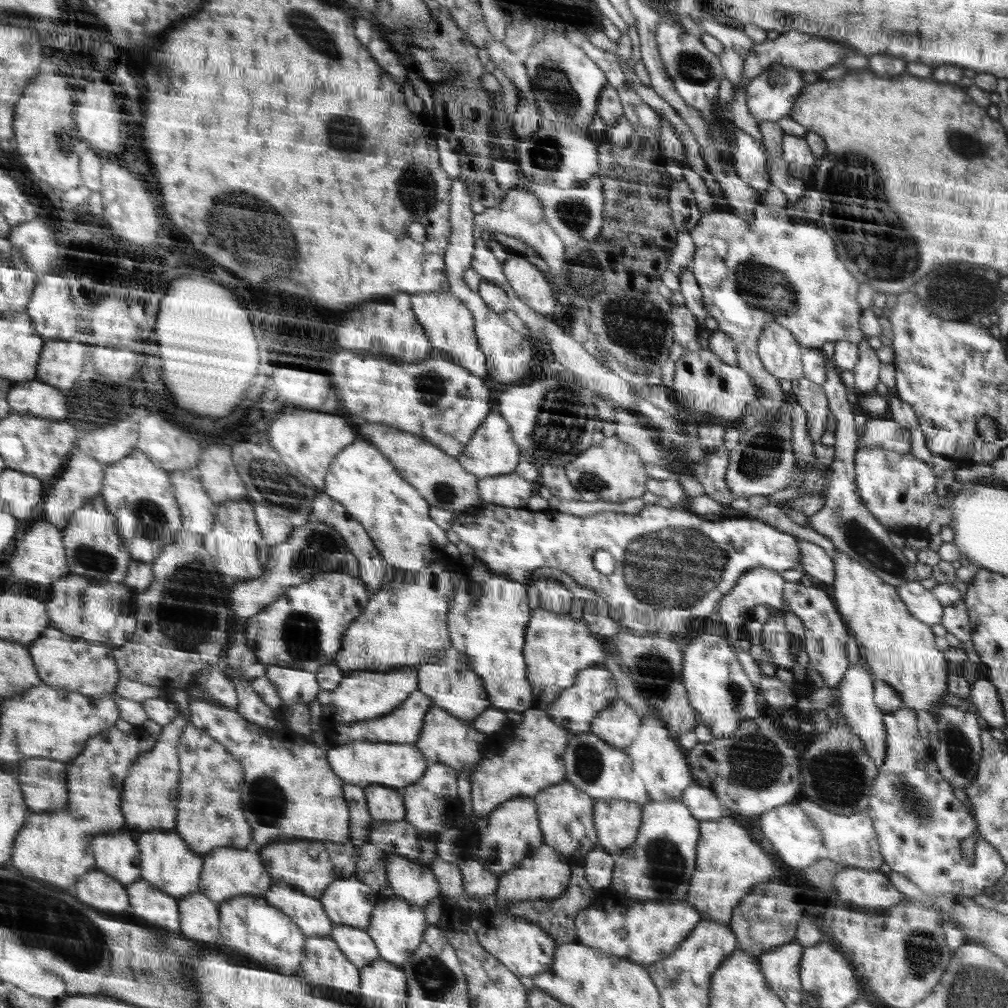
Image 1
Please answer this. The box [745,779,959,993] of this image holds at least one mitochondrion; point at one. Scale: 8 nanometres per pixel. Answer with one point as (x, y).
(923, 955)

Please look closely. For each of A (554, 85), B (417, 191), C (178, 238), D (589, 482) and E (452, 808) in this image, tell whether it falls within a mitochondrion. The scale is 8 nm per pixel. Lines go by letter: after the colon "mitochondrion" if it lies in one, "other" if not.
A: mitochondrion
B: mitochondrion
C: other
D: mitochondrion
E: other

